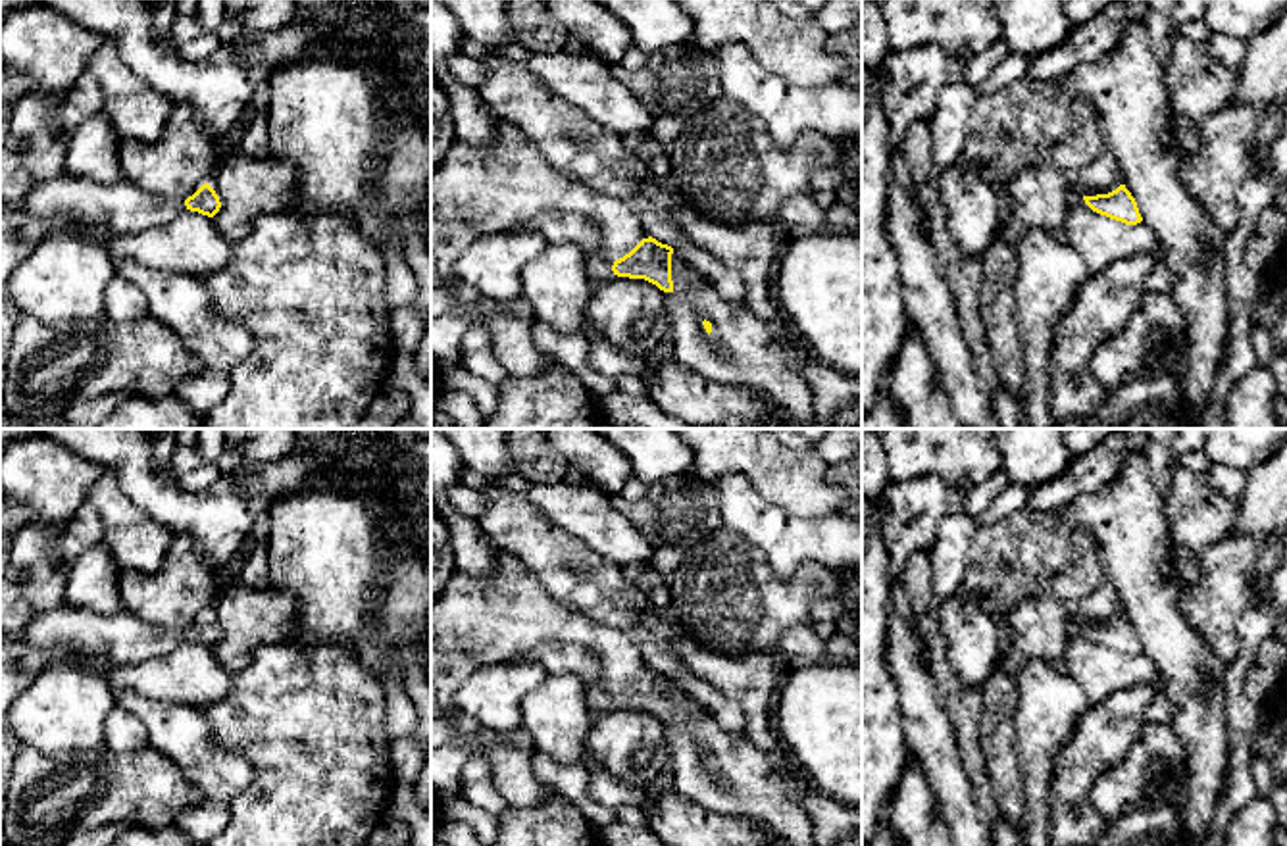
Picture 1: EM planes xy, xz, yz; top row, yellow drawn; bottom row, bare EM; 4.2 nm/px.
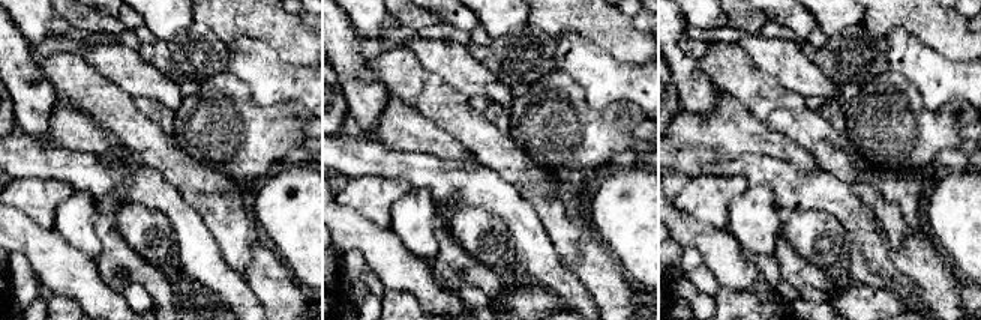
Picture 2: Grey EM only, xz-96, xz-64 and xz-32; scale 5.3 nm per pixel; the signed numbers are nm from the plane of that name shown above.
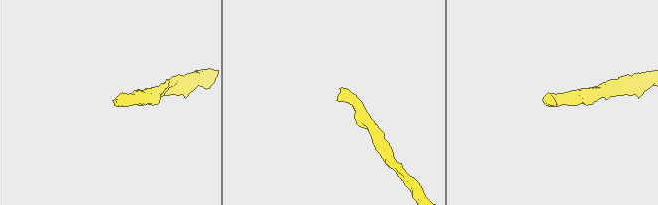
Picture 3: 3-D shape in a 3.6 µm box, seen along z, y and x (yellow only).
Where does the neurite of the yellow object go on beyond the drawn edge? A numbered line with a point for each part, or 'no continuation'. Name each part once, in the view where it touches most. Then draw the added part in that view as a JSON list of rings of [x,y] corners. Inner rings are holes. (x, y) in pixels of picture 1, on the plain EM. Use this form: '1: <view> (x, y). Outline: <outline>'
1: xy (122, 637). Outline: [[[65,602],[35,615],[15,638],[40,650],[69,648],[106,656],[114,665],[169,654],[187,640],[185,631],[148,625],[125,608],[98,615]]]

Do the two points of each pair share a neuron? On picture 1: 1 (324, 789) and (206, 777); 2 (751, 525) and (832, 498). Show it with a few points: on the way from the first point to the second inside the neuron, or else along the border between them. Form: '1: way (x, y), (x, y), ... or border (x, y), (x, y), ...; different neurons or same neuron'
1: border (224, 746), (252, 768), (229, 820); different neurons
2: border (753, 485), (764, 498), (797, 516), (833, 516); different neurons

